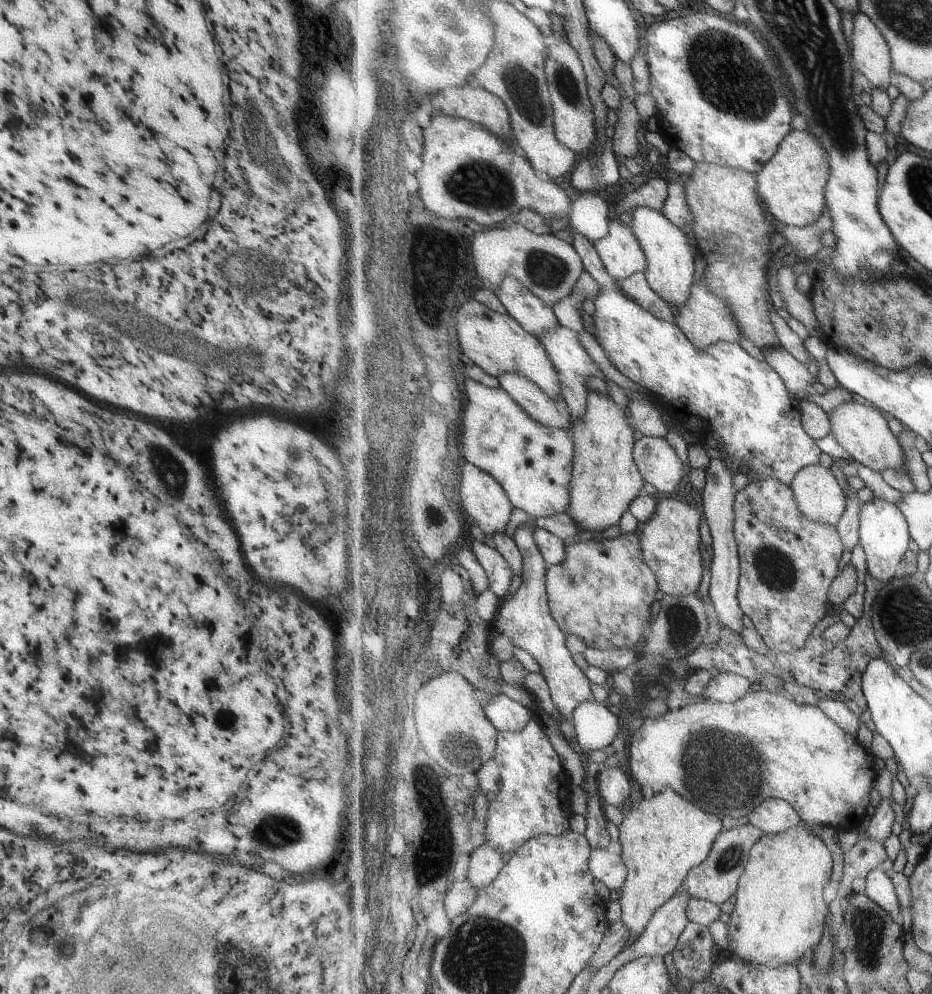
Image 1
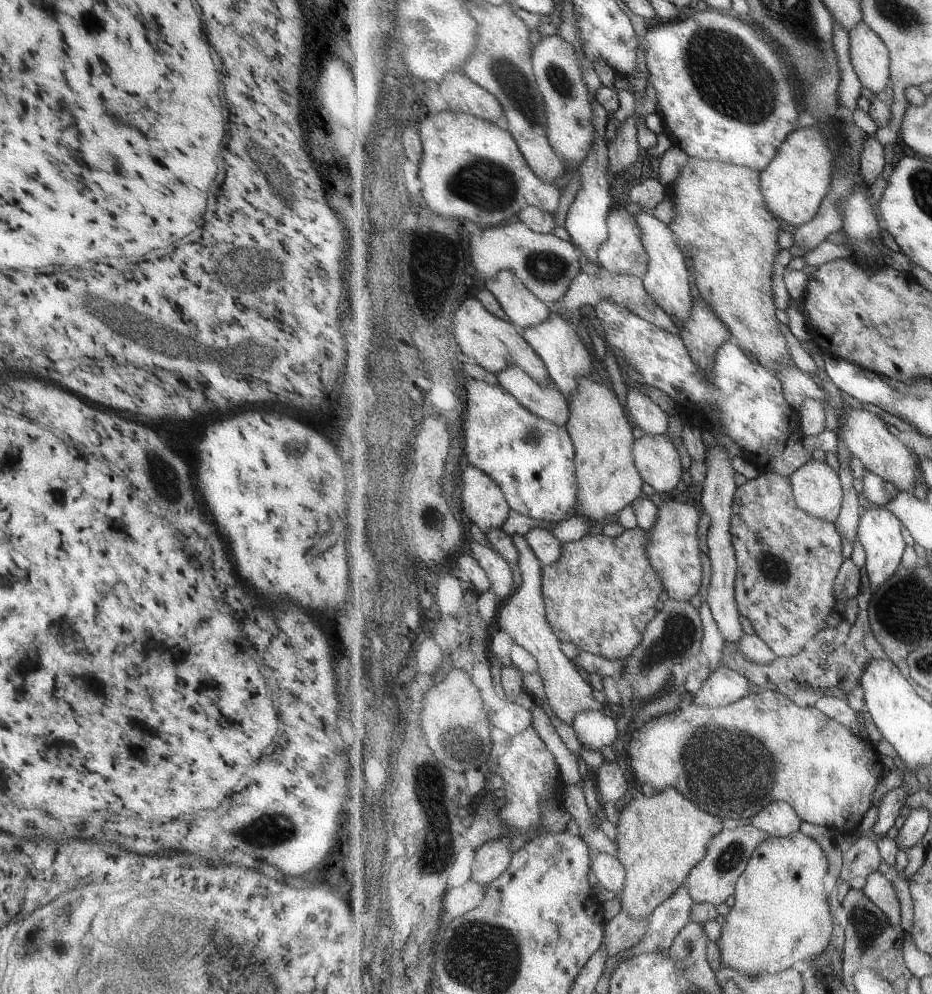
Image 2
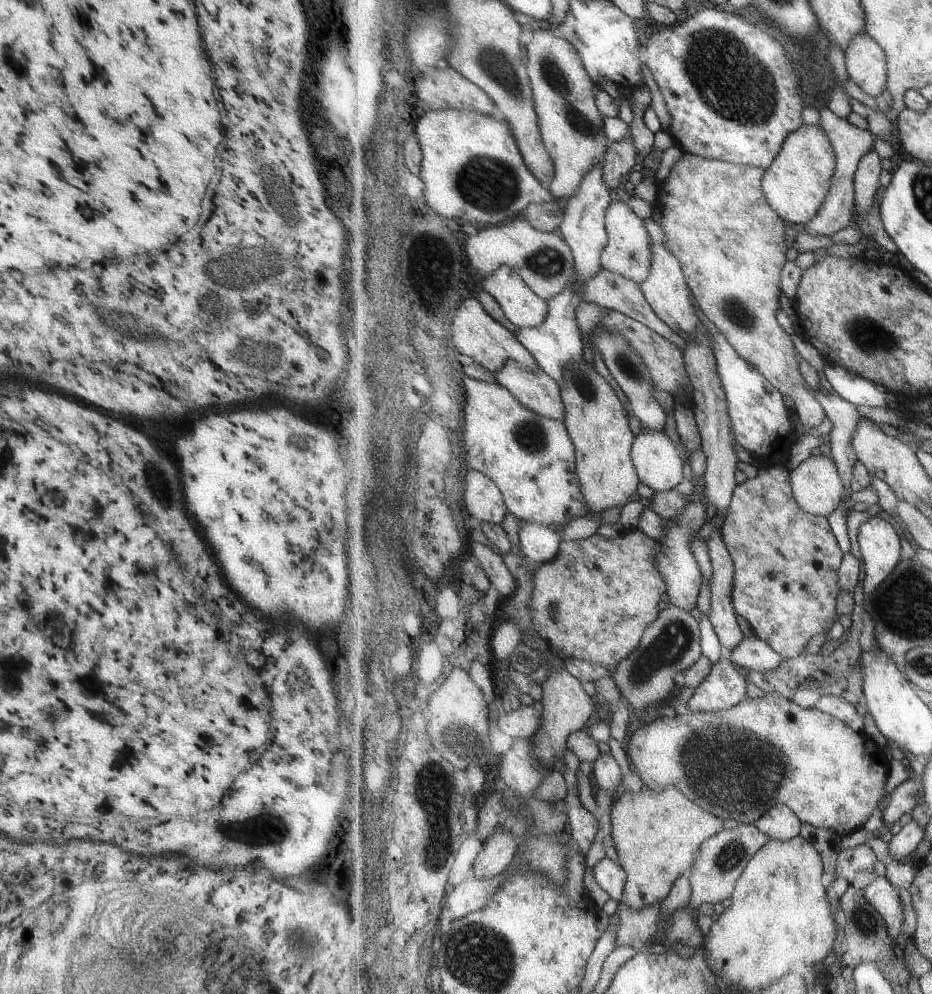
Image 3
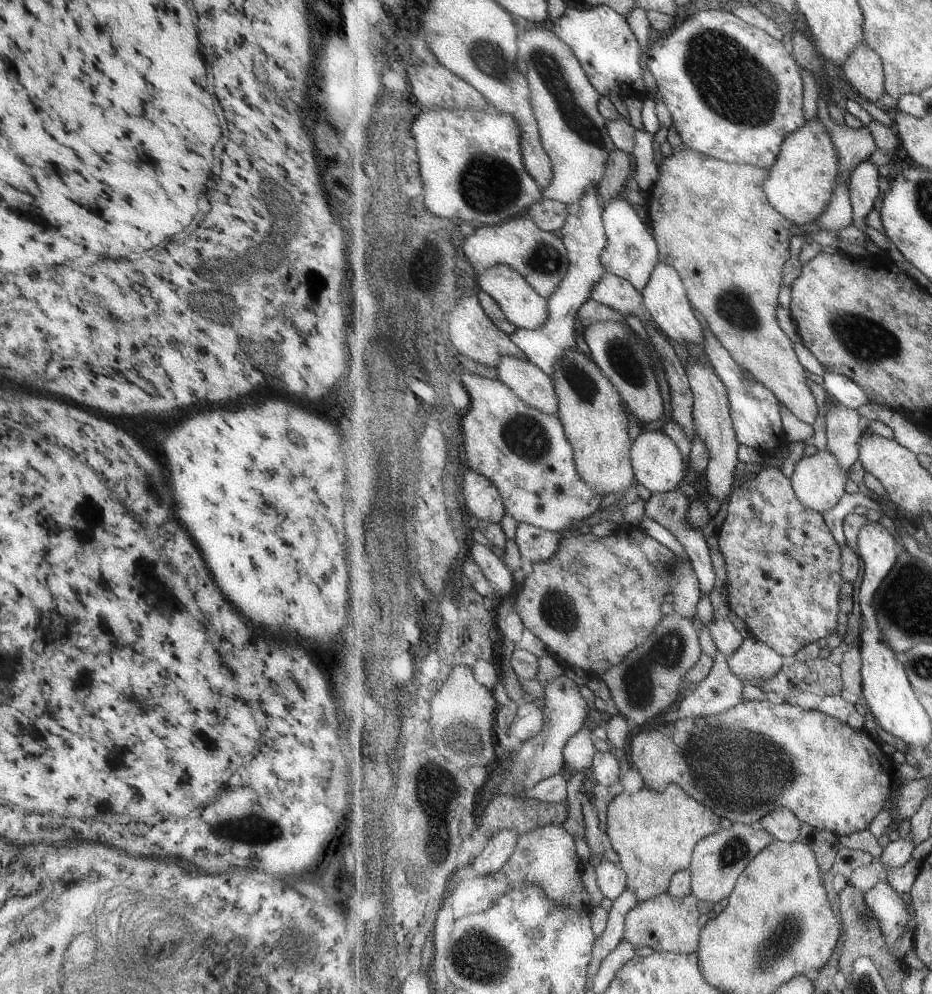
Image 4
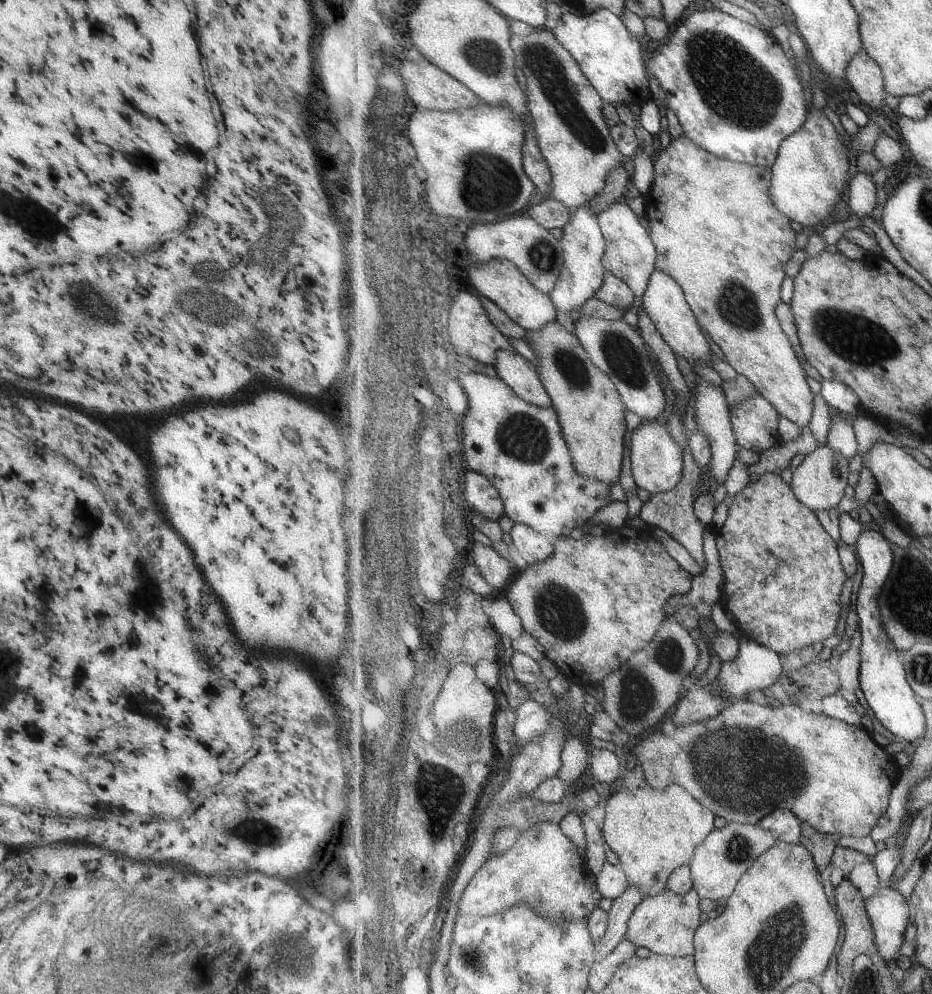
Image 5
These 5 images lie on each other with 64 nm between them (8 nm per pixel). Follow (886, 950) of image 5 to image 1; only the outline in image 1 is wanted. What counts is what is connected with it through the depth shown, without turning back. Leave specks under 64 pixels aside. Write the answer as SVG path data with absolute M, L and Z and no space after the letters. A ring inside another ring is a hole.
M881 868L872 870L866 878L865 894L899 921L901 902L897 898L890 873L884 872Z

